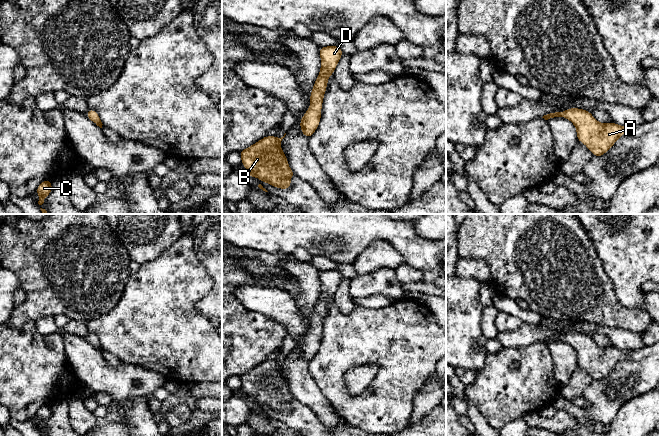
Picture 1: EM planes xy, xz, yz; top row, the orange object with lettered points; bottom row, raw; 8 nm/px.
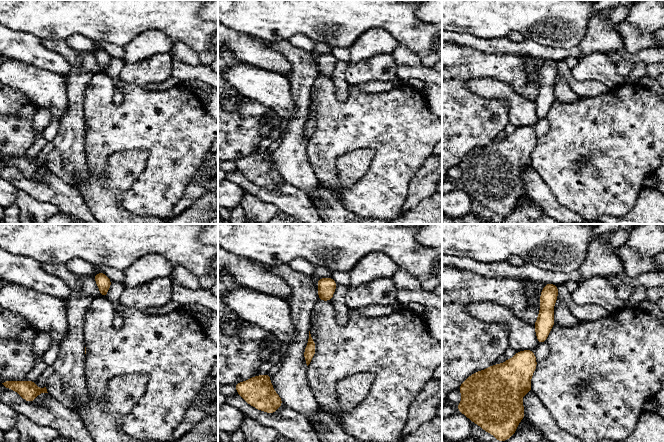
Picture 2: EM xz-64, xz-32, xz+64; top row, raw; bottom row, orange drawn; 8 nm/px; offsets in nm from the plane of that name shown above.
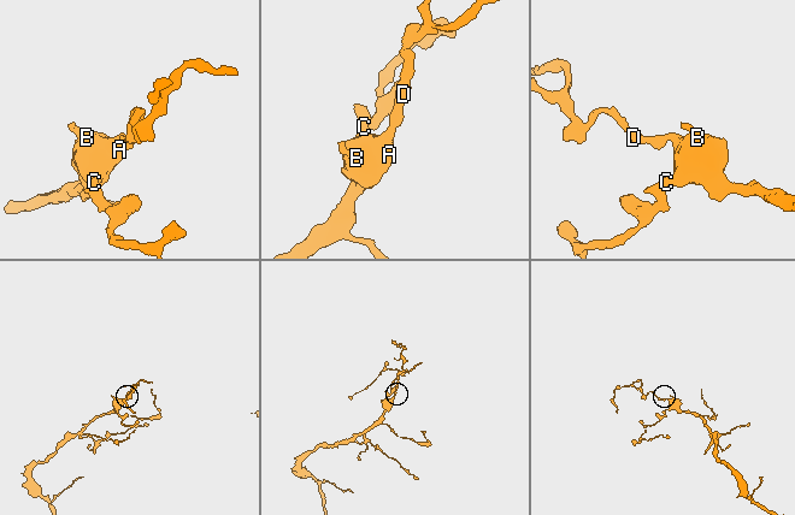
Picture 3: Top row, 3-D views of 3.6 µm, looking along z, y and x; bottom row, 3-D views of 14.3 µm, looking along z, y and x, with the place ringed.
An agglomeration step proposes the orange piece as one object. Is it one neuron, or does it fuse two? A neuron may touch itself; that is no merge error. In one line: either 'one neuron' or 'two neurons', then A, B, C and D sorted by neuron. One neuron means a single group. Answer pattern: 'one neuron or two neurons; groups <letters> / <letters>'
one neuron; groups A B C D

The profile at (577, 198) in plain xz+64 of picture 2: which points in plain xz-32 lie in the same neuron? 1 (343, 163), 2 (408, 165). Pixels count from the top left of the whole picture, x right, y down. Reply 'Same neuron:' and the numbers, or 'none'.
Same neuron: 2

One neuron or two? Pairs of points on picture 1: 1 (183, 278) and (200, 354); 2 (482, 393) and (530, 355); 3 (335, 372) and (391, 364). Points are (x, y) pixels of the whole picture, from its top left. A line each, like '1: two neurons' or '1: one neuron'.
1: one neuron
2: one neuron
3: one neuron

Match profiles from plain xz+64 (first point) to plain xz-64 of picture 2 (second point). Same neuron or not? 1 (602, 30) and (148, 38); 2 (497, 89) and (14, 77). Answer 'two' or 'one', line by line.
1: one
2: one

